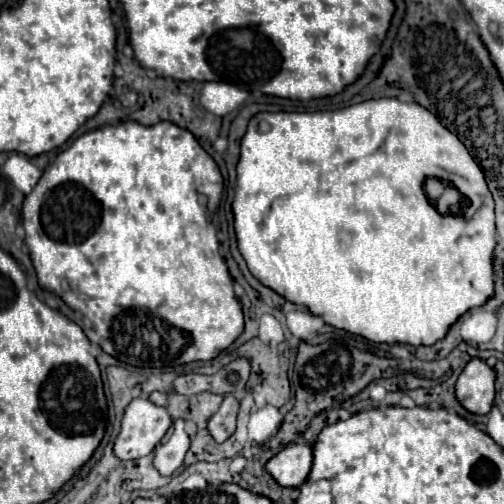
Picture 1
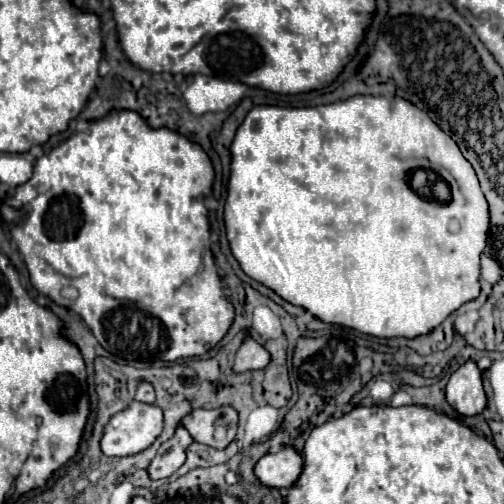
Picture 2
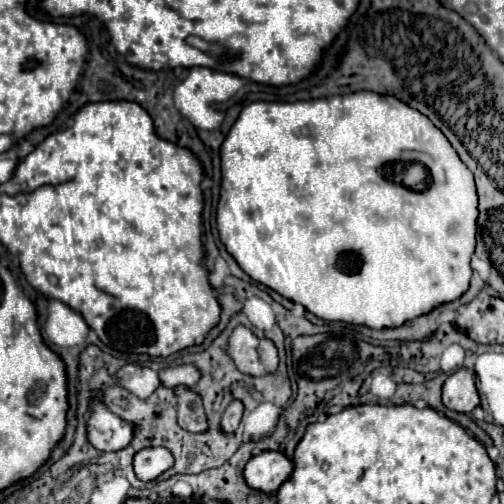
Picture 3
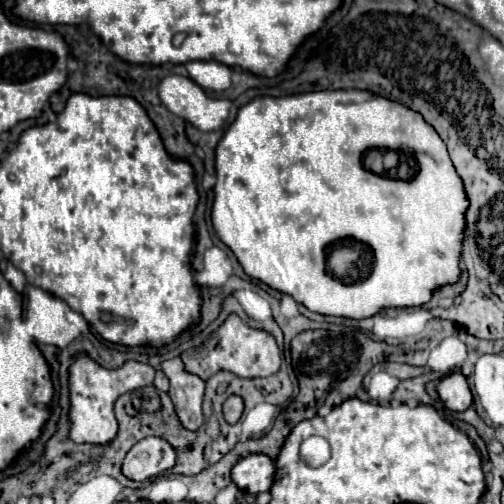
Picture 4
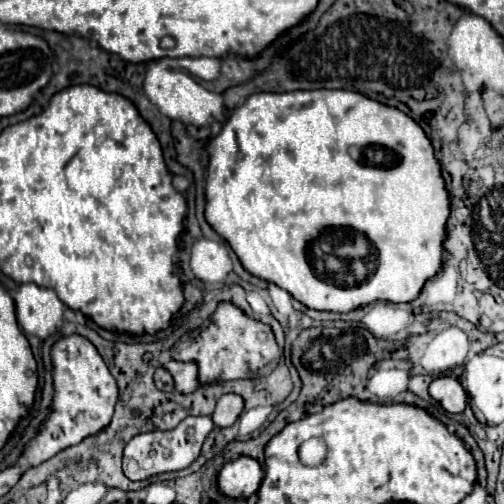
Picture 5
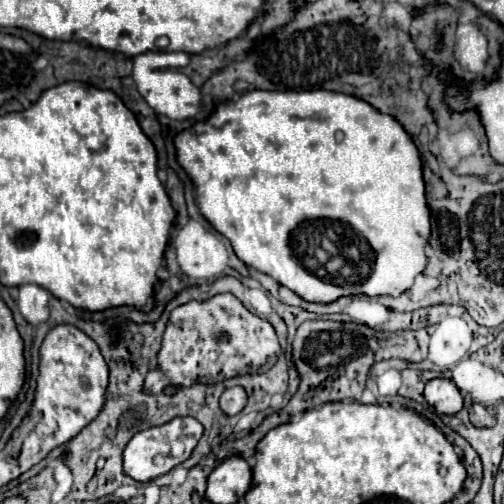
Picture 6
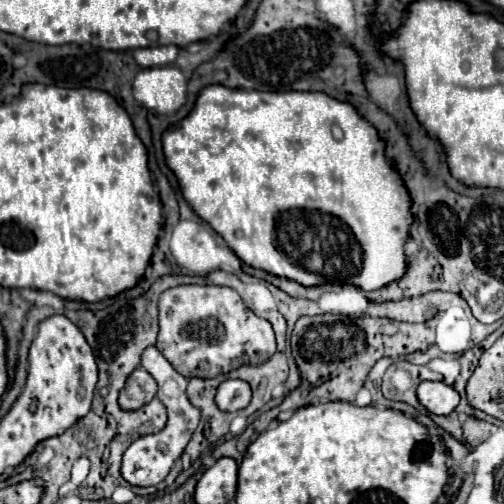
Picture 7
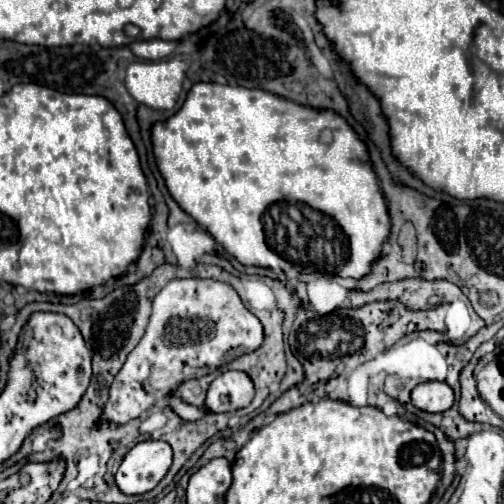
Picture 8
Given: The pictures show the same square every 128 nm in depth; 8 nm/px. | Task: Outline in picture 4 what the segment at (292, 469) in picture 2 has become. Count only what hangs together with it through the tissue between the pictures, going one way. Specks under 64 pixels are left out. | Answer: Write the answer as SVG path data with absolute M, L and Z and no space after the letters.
M250 454L232 468L232 480L242 492L268 492L276 480L276 464L266 454Z

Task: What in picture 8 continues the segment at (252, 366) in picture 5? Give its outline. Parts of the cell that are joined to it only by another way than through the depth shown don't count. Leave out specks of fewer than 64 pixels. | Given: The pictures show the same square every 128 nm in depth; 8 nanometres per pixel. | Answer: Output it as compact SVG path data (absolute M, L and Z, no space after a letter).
M186 278L168 282L154 298L150 324L140 344L130 352L124 368L110 384L110 400L104 418L124 424L144 414L144 402L154 404L176 390L184 380L202 378L242 354L258 350L264 342L264 326L246 310L230 284L218 280Z

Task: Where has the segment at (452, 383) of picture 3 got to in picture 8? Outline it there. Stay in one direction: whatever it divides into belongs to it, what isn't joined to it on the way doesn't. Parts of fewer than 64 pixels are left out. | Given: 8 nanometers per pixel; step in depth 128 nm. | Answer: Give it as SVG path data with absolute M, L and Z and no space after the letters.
M424 382L412 390L412 402L424 412L446 412L454 404L454 392L446 382Z

